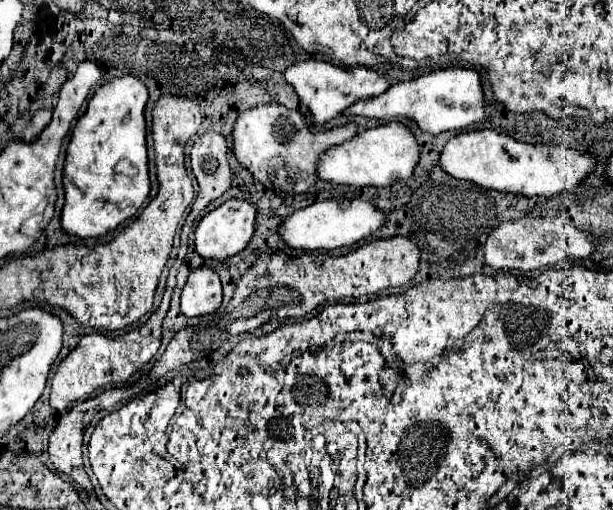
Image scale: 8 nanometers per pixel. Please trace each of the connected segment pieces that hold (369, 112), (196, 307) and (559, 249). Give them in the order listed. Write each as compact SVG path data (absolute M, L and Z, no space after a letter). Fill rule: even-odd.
M450 67L450 69L440 69L440 71L420 75L418 79L412 81L396 83L378 97L352 103L352 107L348 107L344 115L364 115L364 117L384 119L384 121L388 121L390 117L410 117L420 125L422 131L428 131L432 135L444 131L456 131L456 129L460 131L470 127L472 123L484 121L486 117L484 87L482 87L480 73L476 69Z
M202 265L190 271L182 289L182 313L186 317L198 317L214 313L222 303L222 285L214 269Z
M524 217L520 221L500 223L486 241L484 247L484 261L492 269L518 269L518 271L532 271L532 269L544 269L548 265L556 265L558 261L566 257L578 257L588 259L594 251L594 245L590 243L590 237L576 229L574 223L566 217Z

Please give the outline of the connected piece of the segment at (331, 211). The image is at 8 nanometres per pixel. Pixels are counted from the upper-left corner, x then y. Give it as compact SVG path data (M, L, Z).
M328 199L314 203L310 207L304 207L296 213L292 213L282 225L280 225L280 237L294 249L338 249L338 247L350 247L372 233L376 233L380 227L384 227L384 211L380 211L374 203L364 199Z

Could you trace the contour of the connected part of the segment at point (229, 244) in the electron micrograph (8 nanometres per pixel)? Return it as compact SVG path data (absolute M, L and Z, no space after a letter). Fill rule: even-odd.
M228 199L220 207L212 209L202 217L202 221L196 227L196 251L206 259L214 257L218 261L224 261L236 253L240 253L248 241L254 235L256 227L256 207L246 199Z

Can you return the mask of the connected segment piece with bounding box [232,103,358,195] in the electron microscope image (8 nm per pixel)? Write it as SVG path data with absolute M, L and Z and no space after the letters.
M260 105L244 111L232 131L236 159L268 189L276 193L304 193L316 179L316 163L320 155L358 133L356 123L334 127L328 131L312 131L300 111L288 111L284 105Z

